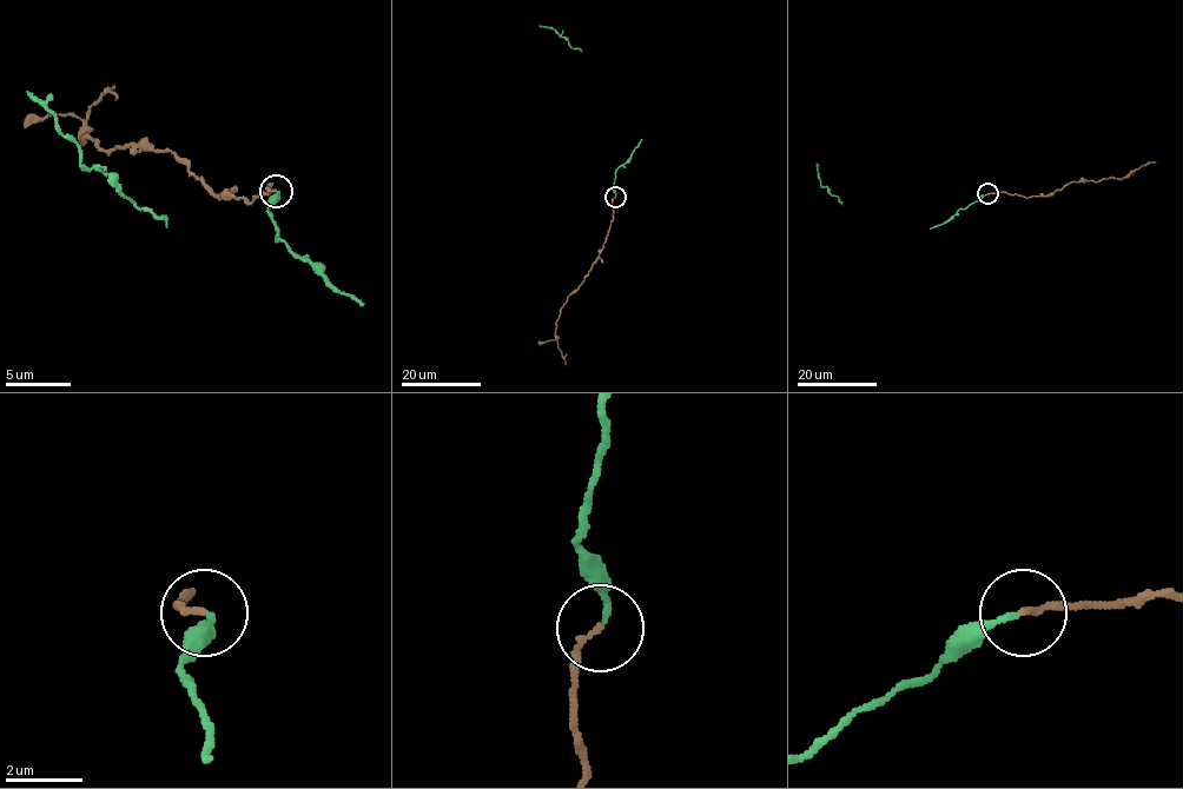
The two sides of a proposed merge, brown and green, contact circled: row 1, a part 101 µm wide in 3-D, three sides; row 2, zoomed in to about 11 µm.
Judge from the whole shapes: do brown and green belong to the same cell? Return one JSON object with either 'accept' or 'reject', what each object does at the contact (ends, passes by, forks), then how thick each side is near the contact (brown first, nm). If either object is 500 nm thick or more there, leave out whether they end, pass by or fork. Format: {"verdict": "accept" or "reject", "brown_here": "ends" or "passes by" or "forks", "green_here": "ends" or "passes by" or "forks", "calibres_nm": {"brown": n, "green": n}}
{"verdict": "accept", "brown_here": "ends", "green_here": "ends", "calibres_nm": {"brown": 160, "green": 160}}

